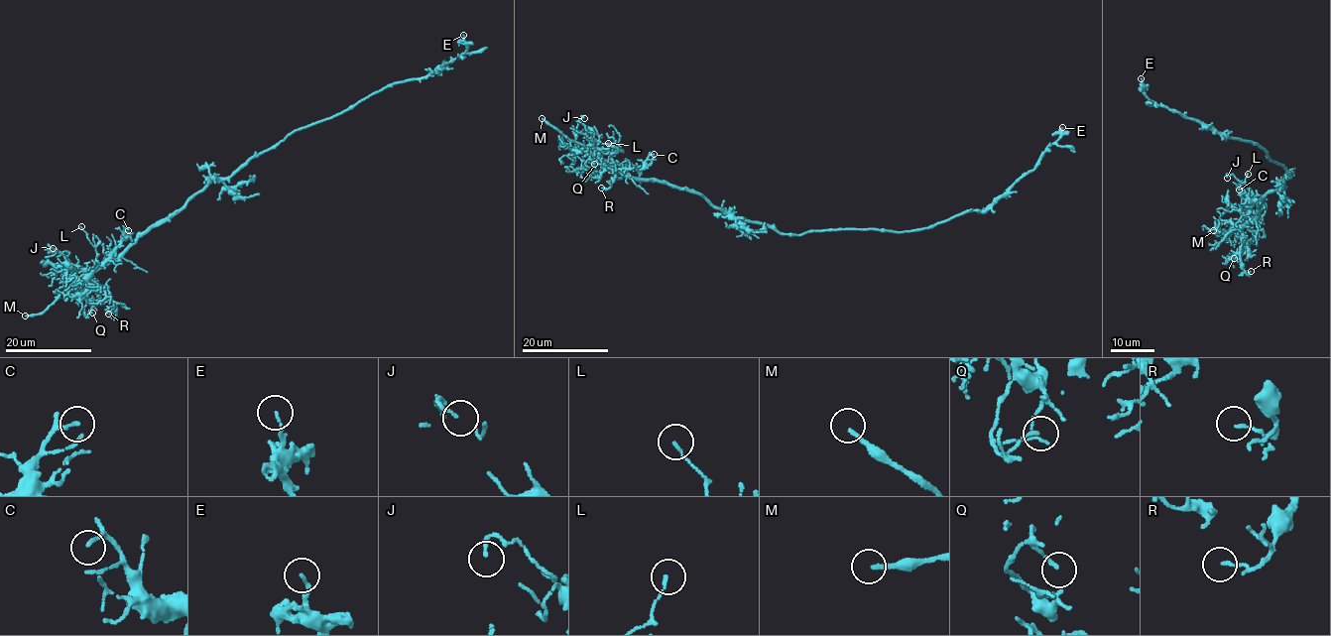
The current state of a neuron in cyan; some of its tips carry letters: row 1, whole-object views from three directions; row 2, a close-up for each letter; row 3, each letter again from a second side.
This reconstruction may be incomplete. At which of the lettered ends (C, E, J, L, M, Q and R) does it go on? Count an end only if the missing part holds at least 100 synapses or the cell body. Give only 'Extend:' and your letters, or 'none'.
Extend: M

